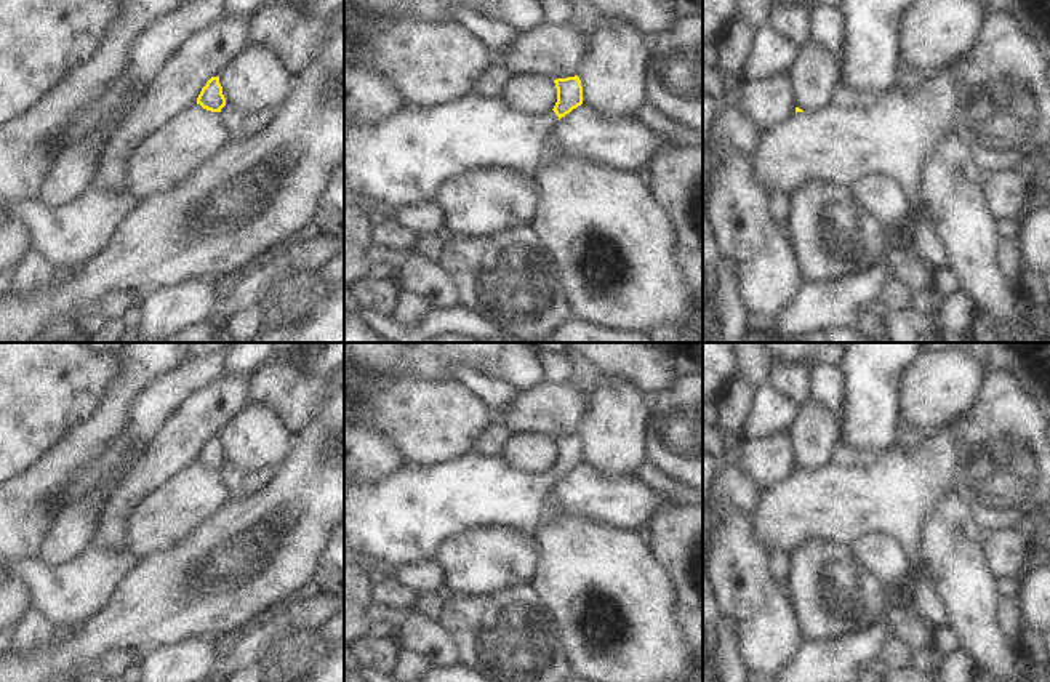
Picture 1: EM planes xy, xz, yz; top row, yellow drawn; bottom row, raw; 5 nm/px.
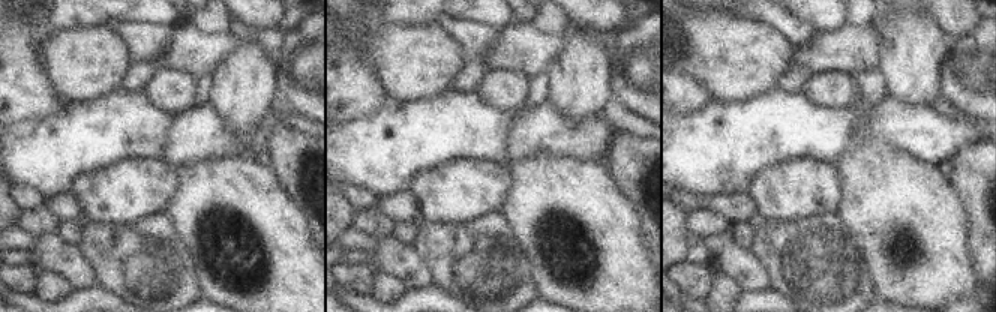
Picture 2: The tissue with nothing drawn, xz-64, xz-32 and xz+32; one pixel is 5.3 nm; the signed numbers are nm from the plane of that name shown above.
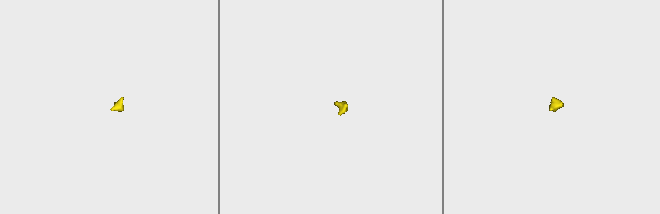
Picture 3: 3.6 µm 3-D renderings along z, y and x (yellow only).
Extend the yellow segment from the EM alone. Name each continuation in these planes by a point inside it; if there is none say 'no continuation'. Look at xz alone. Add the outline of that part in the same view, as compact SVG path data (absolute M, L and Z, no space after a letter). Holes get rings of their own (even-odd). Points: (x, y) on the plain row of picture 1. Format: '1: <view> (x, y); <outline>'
1: xz (402, 519); M464 453L437 466L405 466L389 477L357 483L344 480L344 551L363 552L394 567L437 559L440 544L458 533L480 527L512 527L531 533L543 520L543 503L559 475L554 469L527 474L511 469L499 456Z

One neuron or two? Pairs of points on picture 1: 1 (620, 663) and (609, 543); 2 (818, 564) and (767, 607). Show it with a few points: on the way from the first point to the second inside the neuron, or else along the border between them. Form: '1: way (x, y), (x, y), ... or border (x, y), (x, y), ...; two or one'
1: way (631, 633), (634, 625), (609, 589), (609, 573); one
2: border (786, 588), (801, 625); two

